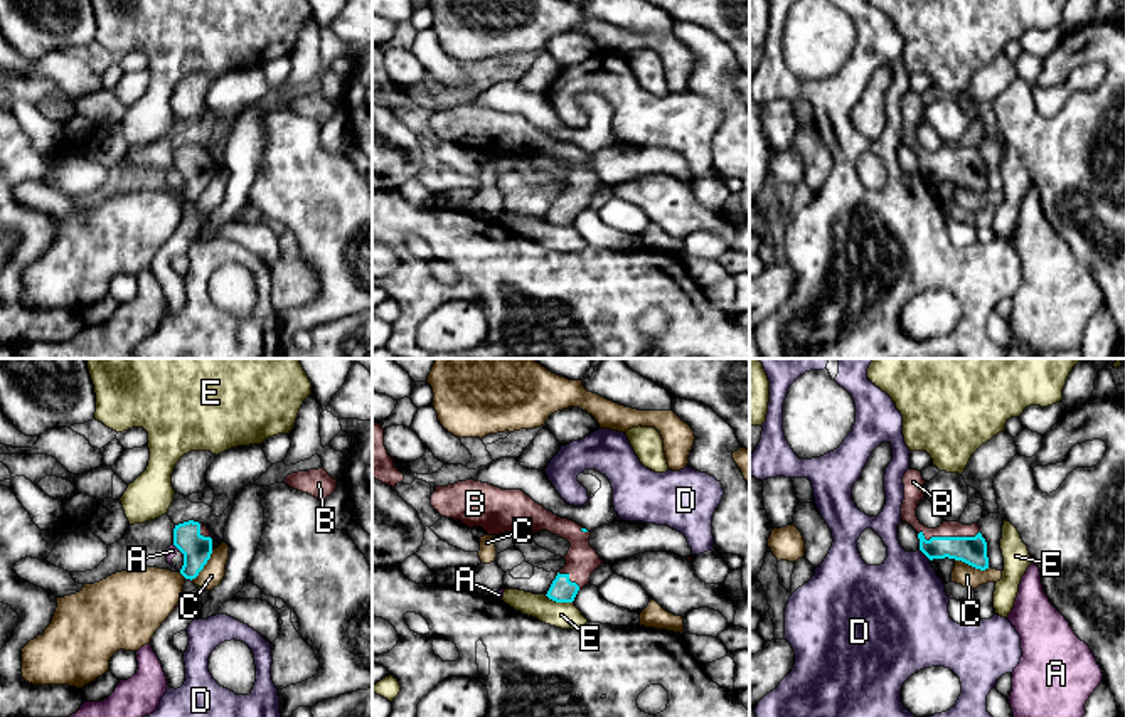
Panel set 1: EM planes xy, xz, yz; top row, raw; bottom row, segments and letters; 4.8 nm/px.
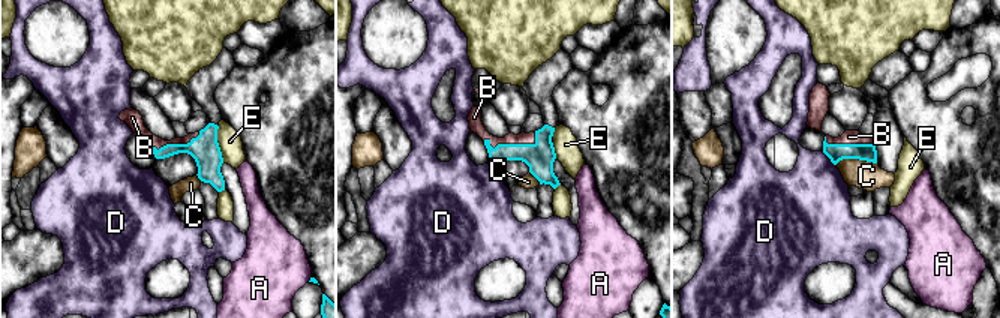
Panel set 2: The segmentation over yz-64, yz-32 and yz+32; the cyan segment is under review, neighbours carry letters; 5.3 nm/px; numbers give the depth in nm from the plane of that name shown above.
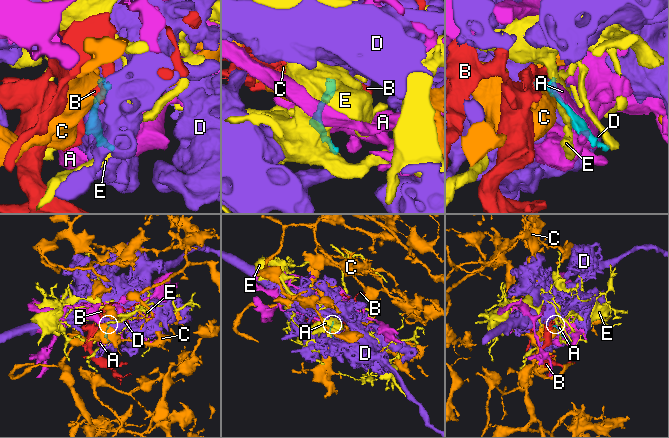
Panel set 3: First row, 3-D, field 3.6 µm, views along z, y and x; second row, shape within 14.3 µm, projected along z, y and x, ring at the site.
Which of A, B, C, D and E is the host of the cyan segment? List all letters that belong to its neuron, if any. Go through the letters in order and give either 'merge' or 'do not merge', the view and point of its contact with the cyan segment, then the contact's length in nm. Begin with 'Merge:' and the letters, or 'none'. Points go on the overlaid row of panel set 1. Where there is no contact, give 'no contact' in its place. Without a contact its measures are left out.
Merge: B
A: do not merge | xy (177, 547) | 40 nm
B: merge | yz (949, 537) | 300 nm
C: do not merge | yz (972, 566) | 170 nm
D: do not merge | yz (925, 554) | 80 nm
E: do not merge | xz (558, 601) | 140 nm

